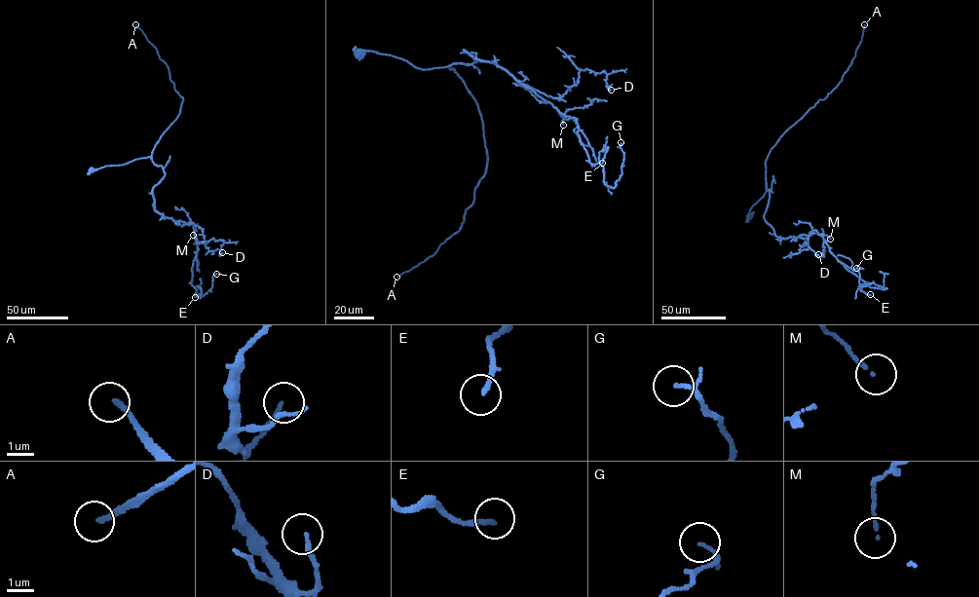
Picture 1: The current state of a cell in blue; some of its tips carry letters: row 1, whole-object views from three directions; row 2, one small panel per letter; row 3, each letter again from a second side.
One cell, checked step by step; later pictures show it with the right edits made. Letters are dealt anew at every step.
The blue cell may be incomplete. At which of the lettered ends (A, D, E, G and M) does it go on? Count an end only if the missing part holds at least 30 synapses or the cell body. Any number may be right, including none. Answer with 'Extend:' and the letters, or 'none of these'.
Extend: A

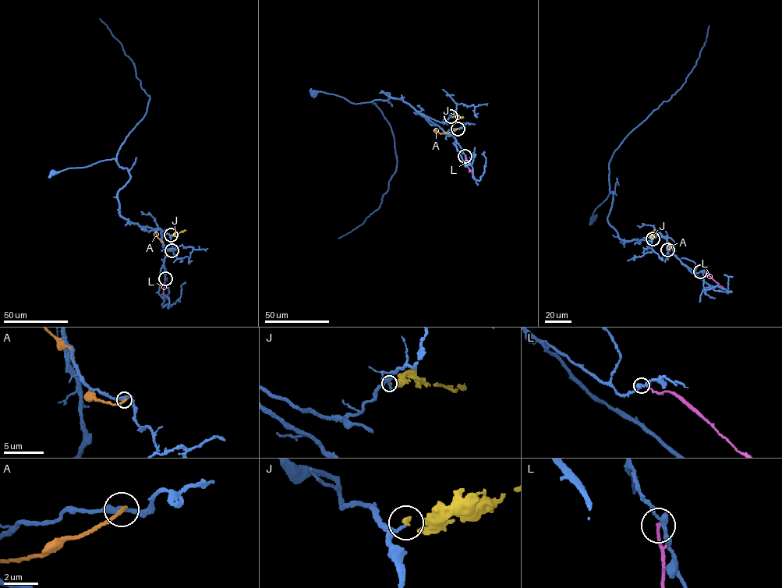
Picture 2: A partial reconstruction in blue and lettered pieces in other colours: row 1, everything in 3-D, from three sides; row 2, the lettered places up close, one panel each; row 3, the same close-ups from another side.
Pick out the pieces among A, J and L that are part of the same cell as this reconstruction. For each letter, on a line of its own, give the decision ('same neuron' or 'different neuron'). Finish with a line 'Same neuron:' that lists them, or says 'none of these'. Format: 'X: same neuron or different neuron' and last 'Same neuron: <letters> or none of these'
A: different neuron
J: different neuron
L: different neuron
Same neuron: none of these

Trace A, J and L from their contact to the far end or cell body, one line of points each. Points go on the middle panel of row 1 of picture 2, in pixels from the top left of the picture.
A: (458, 129), (440, 133), (435, 129)
J: (451, 116), (463, 117)
L: (465, 156), (472, 176)

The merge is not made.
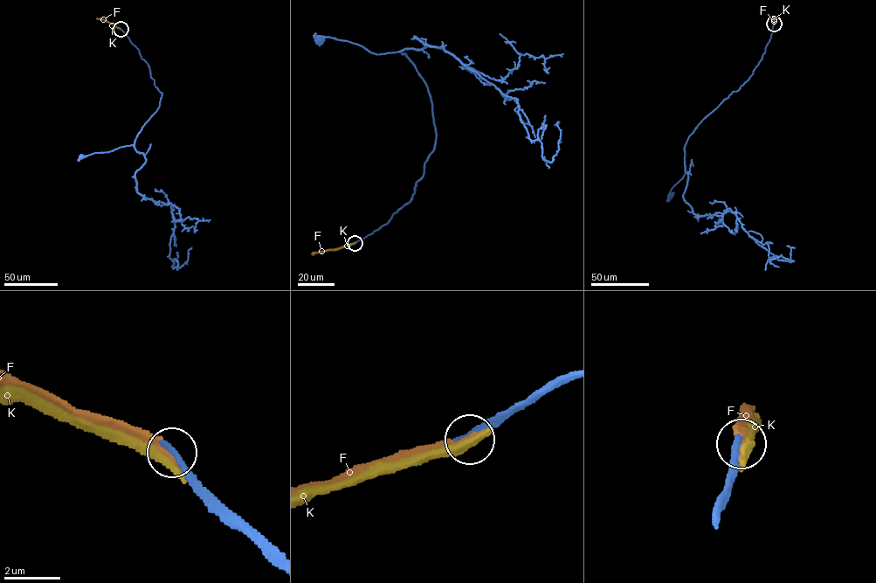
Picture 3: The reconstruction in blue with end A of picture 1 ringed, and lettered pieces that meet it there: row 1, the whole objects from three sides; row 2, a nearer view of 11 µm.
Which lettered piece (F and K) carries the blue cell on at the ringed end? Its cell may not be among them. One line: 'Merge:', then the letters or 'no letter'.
Merge: F

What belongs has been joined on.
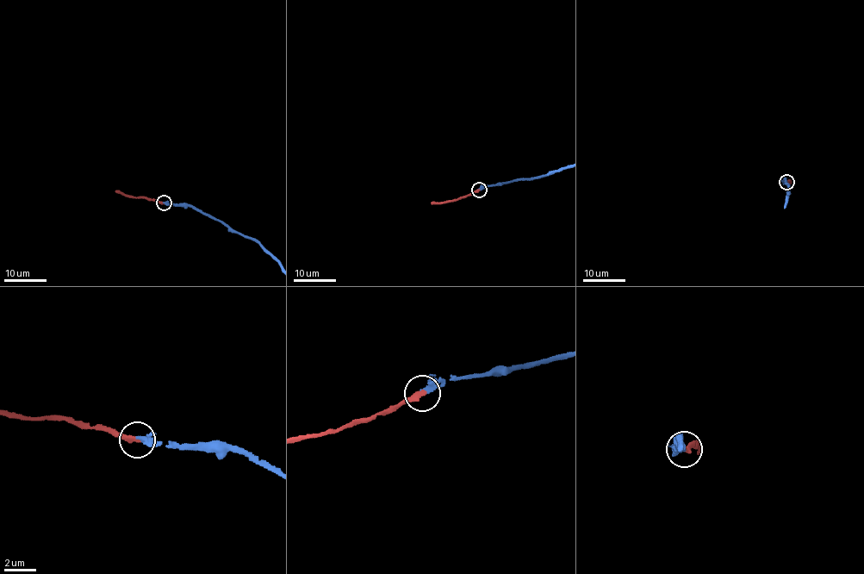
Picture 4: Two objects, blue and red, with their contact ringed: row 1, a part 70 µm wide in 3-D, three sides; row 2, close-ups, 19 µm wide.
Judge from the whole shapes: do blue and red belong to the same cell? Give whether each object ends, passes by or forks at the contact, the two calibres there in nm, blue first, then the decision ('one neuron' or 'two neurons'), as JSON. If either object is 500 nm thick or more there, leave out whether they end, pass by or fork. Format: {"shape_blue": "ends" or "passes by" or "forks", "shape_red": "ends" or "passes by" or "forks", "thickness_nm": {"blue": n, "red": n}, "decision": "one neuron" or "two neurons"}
{"shape_blue": "passes by", "shape_red": "ends", "thickness_nm": {"blue": 200, "red": 320}, "decision": "one neuron"}

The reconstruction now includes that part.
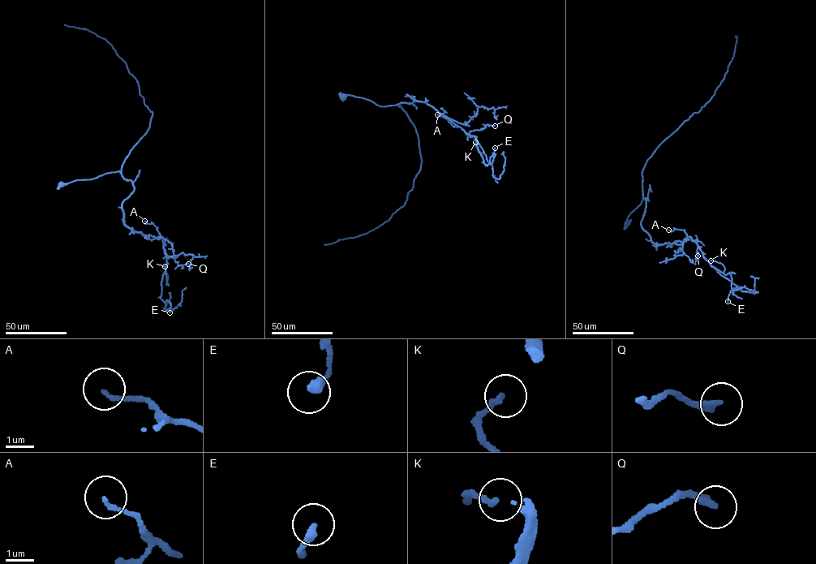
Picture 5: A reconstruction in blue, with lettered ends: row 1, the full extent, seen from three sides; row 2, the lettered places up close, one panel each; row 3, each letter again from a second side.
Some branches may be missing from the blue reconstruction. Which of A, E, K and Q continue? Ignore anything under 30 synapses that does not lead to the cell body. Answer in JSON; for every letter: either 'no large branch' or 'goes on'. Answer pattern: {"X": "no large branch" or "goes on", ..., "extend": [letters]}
{"A": "no large branch", "E": "no large branch", "K": "no large branch", "Q": "no large branch", "extend": []}

